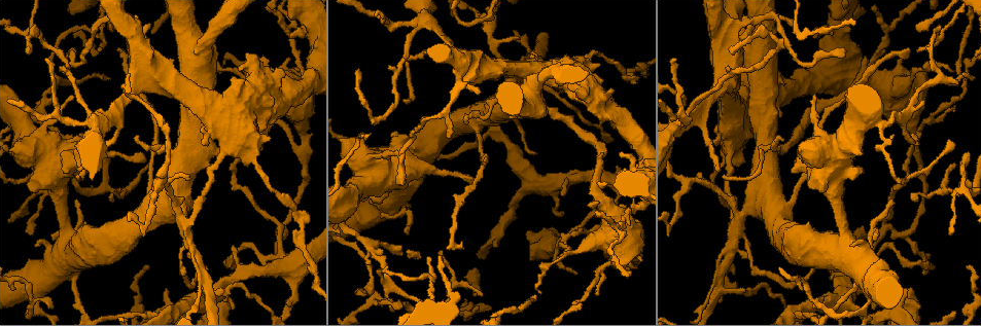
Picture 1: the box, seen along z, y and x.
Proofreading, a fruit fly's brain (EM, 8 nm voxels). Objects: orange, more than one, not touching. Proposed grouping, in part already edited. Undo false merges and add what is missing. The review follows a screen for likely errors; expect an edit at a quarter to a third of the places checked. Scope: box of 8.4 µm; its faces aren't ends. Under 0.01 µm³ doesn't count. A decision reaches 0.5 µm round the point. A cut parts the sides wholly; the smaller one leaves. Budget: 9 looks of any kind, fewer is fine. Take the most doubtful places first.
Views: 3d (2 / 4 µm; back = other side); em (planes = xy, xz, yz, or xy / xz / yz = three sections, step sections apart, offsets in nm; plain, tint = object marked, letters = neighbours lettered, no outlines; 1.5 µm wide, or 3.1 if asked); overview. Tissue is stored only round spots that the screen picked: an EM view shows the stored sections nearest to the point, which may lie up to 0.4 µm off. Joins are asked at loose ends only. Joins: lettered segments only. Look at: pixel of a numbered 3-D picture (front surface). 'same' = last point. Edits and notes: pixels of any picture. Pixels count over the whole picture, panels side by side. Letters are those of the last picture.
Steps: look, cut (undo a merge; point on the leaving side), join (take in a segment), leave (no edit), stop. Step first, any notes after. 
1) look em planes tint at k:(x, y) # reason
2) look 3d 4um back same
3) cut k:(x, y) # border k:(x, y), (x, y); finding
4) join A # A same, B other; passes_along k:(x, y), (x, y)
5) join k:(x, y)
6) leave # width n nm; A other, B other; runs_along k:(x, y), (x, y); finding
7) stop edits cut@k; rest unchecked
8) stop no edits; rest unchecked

look em xz step 4 letters at 1:(375, 13) # free end

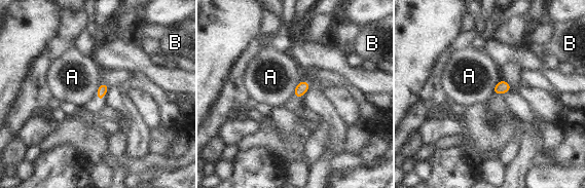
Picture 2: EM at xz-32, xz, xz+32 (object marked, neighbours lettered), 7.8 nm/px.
leave # A other, B other; border 2:(100, 82), (97, 88), (97, 101); no lettered segment goes on from it

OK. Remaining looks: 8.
look em xz step 4 tint at 1:(161, 181) # three-way junction

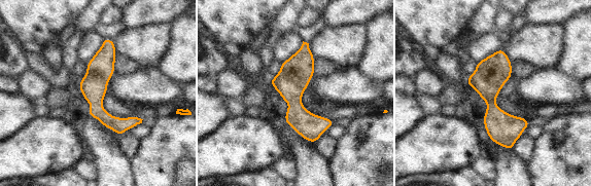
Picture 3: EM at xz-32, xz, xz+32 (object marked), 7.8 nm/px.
look em planes letters same # cut it another way

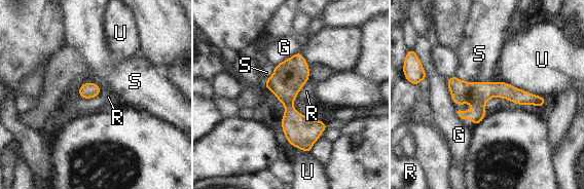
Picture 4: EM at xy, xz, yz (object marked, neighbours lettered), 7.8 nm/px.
leave # width 130 nm; G other, R other, S other, U other; all the same neuron

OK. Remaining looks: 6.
look em yz step 8 tint at 1:(619, 226) # arms part here

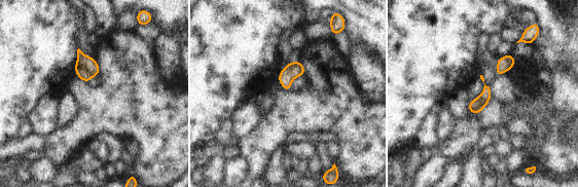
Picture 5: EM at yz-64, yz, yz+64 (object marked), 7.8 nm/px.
look em planes letters same # cut it another way

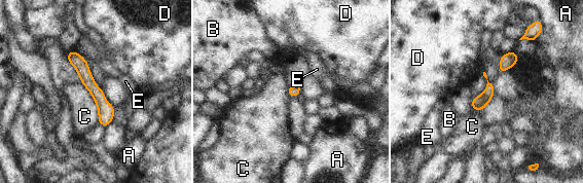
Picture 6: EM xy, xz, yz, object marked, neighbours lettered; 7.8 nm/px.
leave # A other, B other, C other, D other, E other; runs_along 6:(70, 55), (97, 93), (105, 123); one neuron here

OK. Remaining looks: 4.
look 3d 4um at 1:(748, 45) # sudden change in width

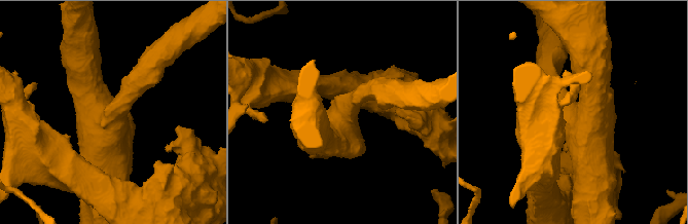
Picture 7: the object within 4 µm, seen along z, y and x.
look em planes letters at 7:(115, 115)

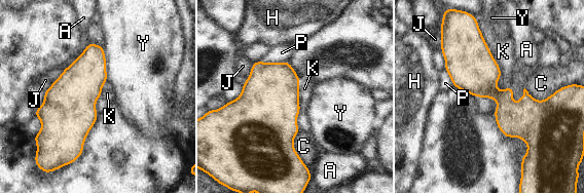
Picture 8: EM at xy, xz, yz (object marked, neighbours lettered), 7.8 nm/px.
leave # A other, C other, H other, J other, K other, P other, Y other; border 8:(479, 30), (501, 91); all the same neuron

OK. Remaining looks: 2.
stop no edits; rest unchecked

